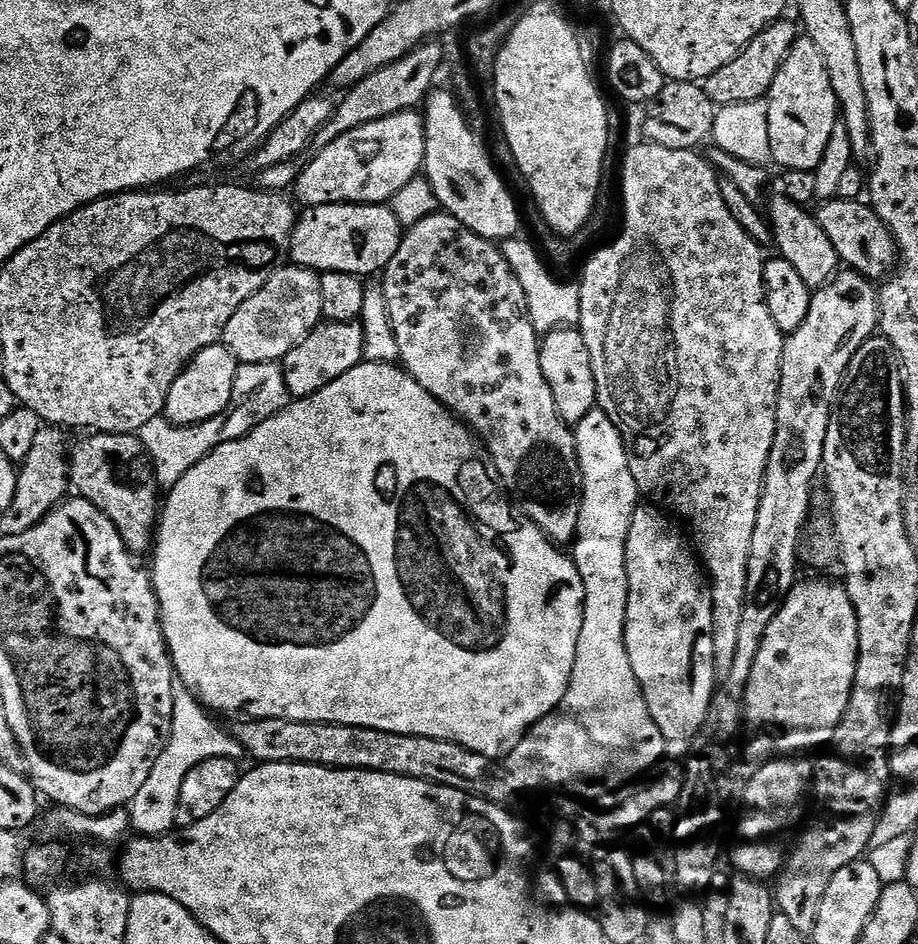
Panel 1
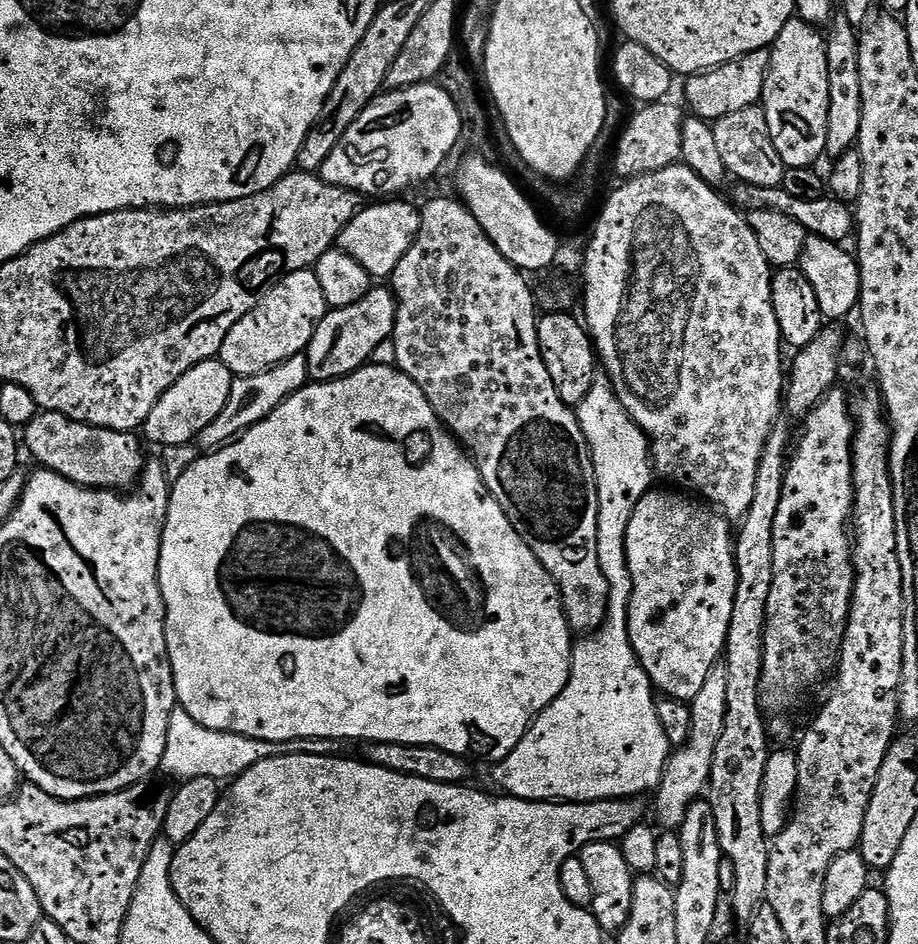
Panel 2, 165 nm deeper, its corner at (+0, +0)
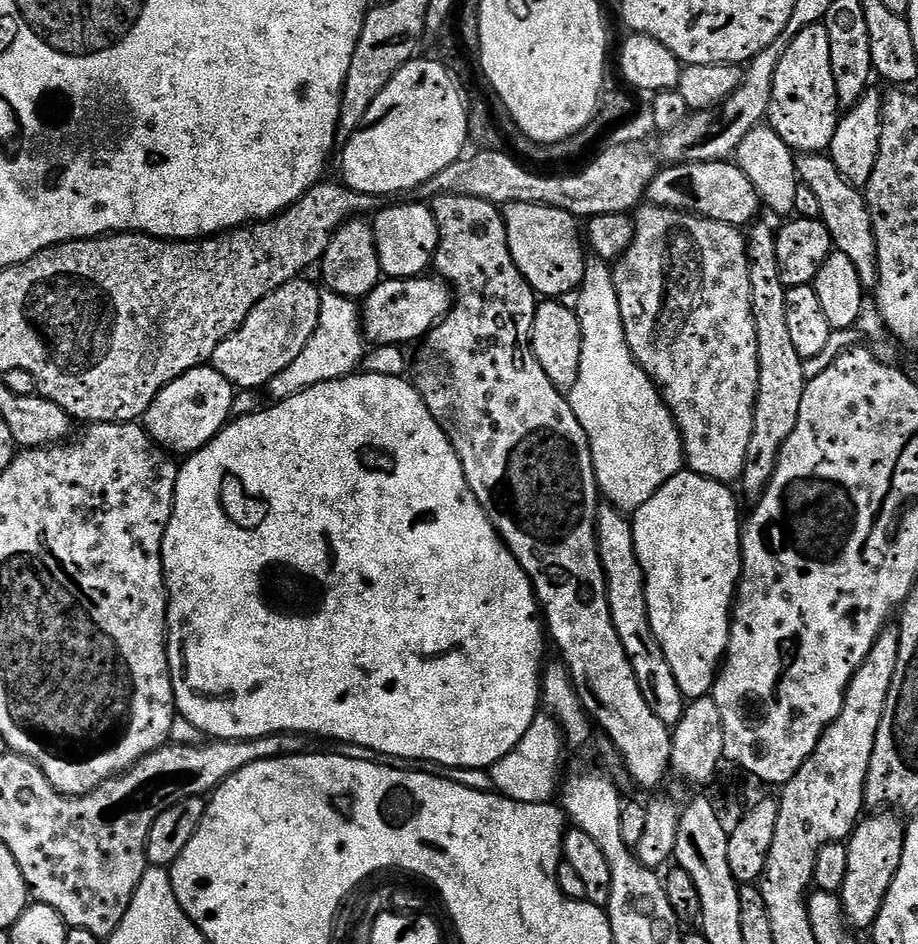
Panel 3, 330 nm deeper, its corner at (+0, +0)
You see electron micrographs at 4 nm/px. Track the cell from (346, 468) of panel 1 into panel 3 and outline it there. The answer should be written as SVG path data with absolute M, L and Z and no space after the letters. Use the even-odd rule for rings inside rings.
M363 370L342 378L310 386L290 398L264 408L261 412L252 412L241 420L233 419L204 448L200 448L187 457L185 464L179 465L176 473L176 501L172 507L172 517L168 529L164 531L162 542L162 562L164 563L164 581L168 587L168 665L172 675L172 689L176 699L176 711L185 716L205 737L218 740L253 740L263 736L277 734L309 734L329 736L332 742L354 743L366 746L382 754L399 758L429 760L440 763L446 768L482 768L490 769L500 759L510 754L518 742L521 742L526 730L542 708L542 673L546 667L544 660L544 640L546 644L546 625L542 619L540 602L536 598L536 589L532 580L522 570L514 554L500 538L492 524L492 519L482 510L474 490L466 482L462 462L454 450L452 441L443 424L439 424L430 414L424 401L424 395L416 389L415 383L404 376L370 374Z

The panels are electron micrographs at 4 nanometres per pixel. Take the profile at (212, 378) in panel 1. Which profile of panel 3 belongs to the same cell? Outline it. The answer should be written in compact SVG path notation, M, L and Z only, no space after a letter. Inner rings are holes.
M201 366L182 374L170 382L154 398L142 417L153 440L169 453L191 454L204 448L229 423L232 412L232 392L234 385L218 370L211 366Z

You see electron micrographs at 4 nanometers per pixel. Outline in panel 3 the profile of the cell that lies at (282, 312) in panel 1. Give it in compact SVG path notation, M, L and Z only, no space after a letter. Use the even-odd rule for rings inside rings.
M297 278L286 282L281 288L262 298L262 302L258 302L244 321L214 350L210 361L211 367L216 368L218 374L226 377L237 389L263 389L275 376L282 374L282 370L286 370L286 366L290 366L290 362L294 362L294 358L302 354L306 342L310 342L318 326L321 289L315 288L310 281L304 279L308 278Z

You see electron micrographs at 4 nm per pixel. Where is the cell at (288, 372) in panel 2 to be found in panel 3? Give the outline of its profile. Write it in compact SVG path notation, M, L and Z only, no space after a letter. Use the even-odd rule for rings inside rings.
M327 290L321 291L318 326L310 342L306 342L302 354L298 354L298 358L294 358L294 362L290 362L290 366L286 366L282 374L278 374L267 384L266 392L273 396L273 401L279 402L310 386L346 378L363 365L365 351L366 337L362 327L362 312L357 301Z

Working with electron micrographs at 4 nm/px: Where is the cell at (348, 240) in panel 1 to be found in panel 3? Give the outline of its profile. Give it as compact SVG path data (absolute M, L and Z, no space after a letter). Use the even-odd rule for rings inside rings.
M424 203L396 204L393 208L383 208L375 213L371 221L381 273L393 280L425 275L433 267L440 241L440 227L431 207Z

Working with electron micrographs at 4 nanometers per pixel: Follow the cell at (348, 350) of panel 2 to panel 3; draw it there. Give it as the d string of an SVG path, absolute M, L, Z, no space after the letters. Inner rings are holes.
M432 274L408 280L381 279L377 288L362 301L362 327L365 337L376 344L408 346L411 340L423 341L430 329L443 320L452 307L454 292L443 279Z

